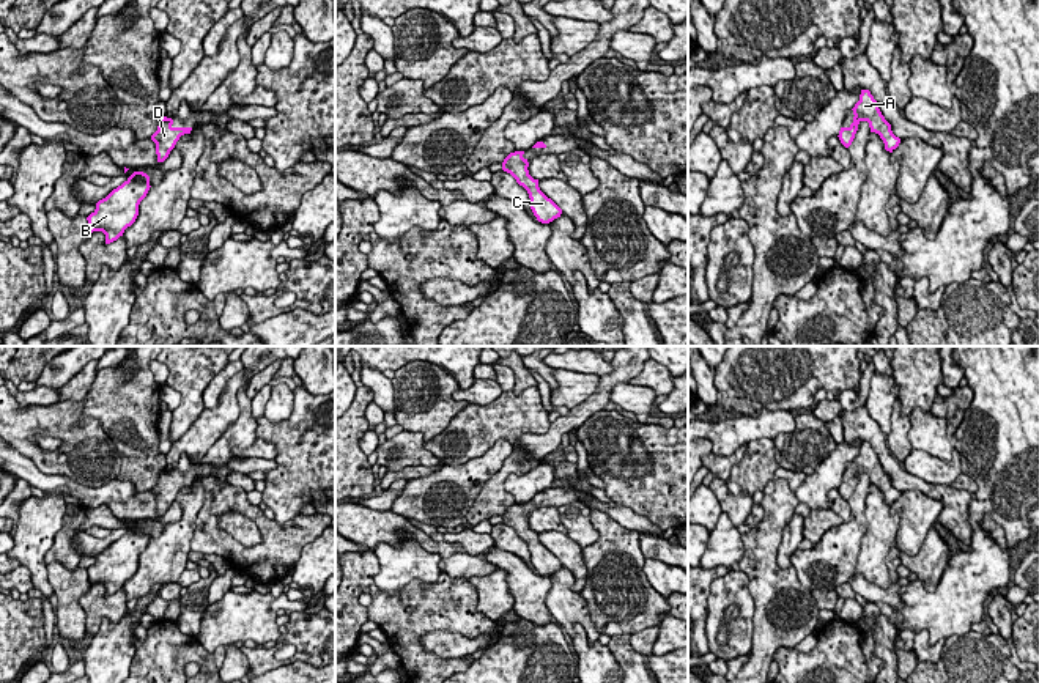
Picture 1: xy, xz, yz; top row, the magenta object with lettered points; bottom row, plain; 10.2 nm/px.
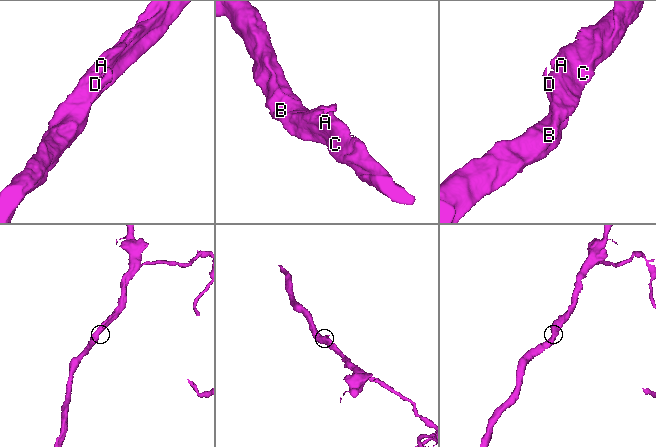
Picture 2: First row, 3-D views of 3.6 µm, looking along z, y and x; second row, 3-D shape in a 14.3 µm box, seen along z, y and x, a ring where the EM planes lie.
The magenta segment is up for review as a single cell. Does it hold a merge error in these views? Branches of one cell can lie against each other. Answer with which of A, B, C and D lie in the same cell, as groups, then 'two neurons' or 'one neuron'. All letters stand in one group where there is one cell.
A B C D | one neuron

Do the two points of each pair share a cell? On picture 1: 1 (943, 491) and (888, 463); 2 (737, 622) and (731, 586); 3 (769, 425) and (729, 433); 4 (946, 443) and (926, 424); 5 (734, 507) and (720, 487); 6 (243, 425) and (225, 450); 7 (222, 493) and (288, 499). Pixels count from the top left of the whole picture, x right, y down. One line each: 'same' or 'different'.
1: same
2: same
3: same
4: same
5: same
6: same
7: different

